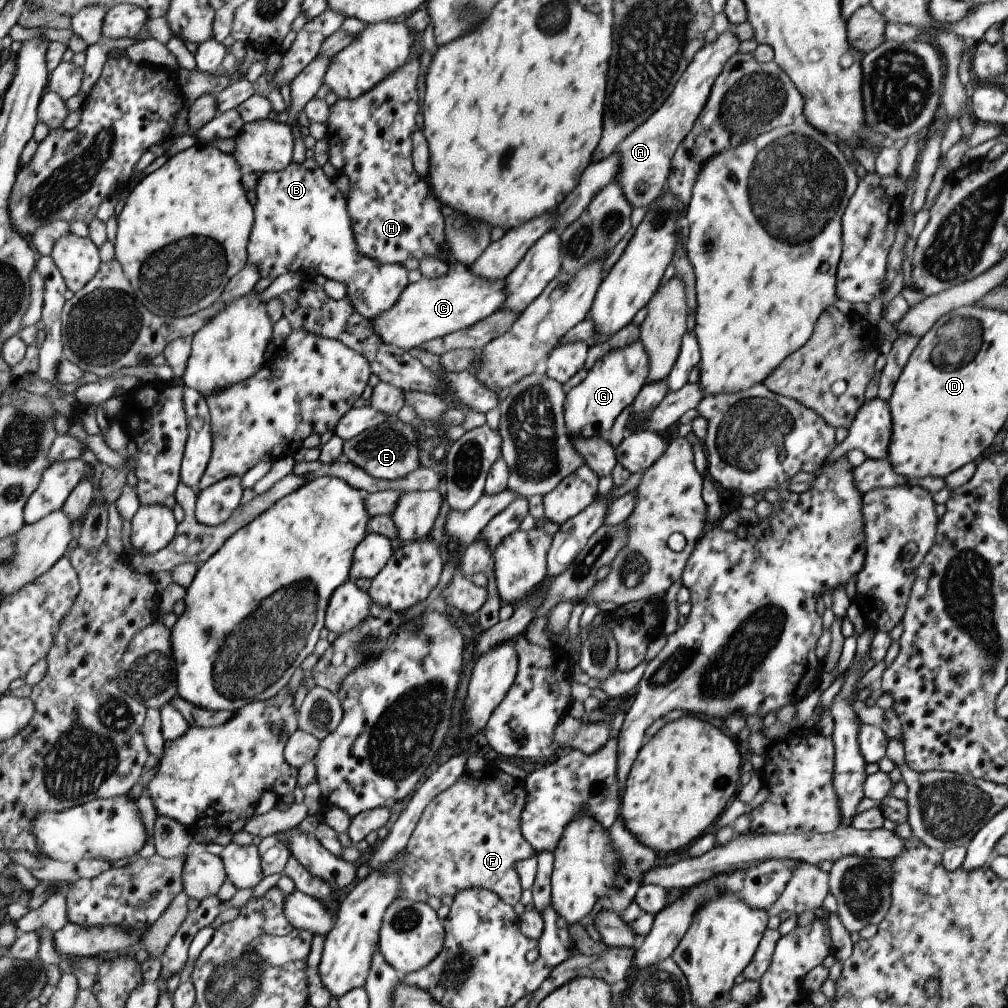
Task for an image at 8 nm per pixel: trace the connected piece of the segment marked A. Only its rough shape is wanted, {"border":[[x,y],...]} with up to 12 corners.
{"border":[[726,30],[693,55],[663,104],[617,145],[612,182],[632,209],[667,180],[724,62]]}

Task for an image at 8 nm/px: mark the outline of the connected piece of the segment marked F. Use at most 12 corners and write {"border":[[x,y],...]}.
{"border":[[463,771],[422,810],[398,896],[517,904],[523,780]]}

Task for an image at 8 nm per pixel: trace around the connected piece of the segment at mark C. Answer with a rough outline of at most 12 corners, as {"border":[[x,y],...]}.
{"border":[[467,267],[407,282],[369,320],[408,351],[501,309],[502,279]]}

